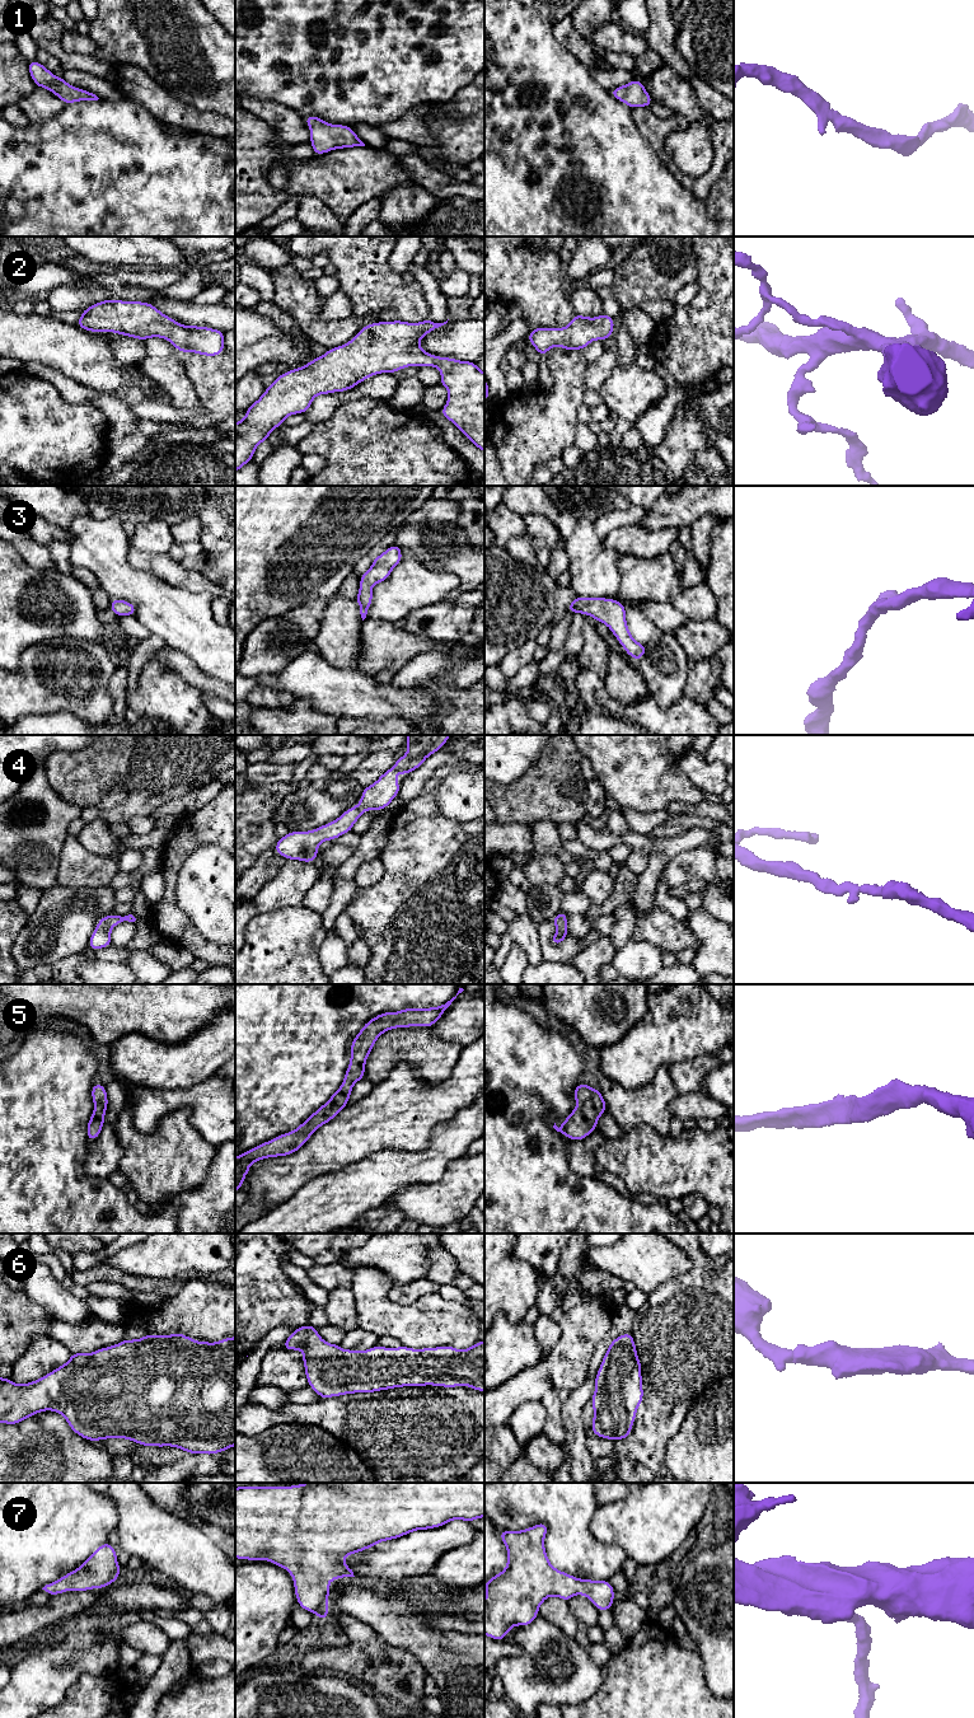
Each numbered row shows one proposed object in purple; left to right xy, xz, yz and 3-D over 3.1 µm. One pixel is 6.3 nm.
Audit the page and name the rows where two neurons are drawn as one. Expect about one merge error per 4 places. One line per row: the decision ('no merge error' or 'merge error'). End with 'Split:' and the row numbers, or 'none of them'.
1: no merge error
2: no merge error
3: no merge error
4: no merge error
5: no merge error
6: no merge error
7: no merge error
Split: none of them

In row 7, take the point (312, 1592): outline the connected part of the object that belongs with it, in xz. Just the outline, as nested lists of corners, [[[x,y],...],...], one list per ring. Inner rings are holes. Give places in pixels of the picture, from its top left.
[[[308,1483],[291,1487],[235,1488],[235,1558],[252,1562],[270,1560],[285,1568],[294,1581],[299,1606],[328,1619],[329,1581],[355,1577],[342,1560],[385,1540],[394,1540],[415,1530],[429,1530],[451,1520],[484,1517],[484,1483]]]

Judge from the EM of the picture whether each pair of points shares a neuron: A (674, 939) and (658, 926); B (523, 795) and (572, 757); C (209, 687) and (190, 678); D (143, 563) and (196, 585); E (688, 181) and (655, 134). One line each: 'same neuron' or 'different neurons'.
A: same neuron
B: same neuron
C: same neuron
D: same neuron
E: same neuron

